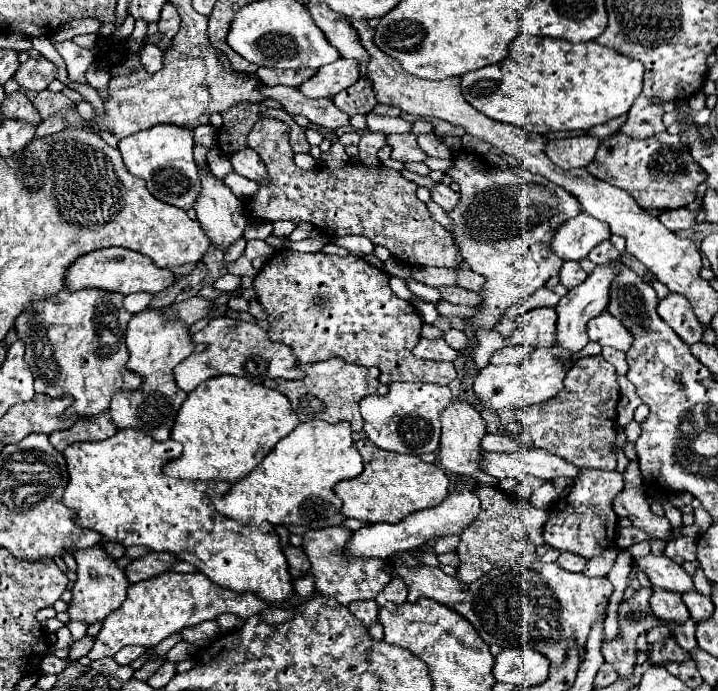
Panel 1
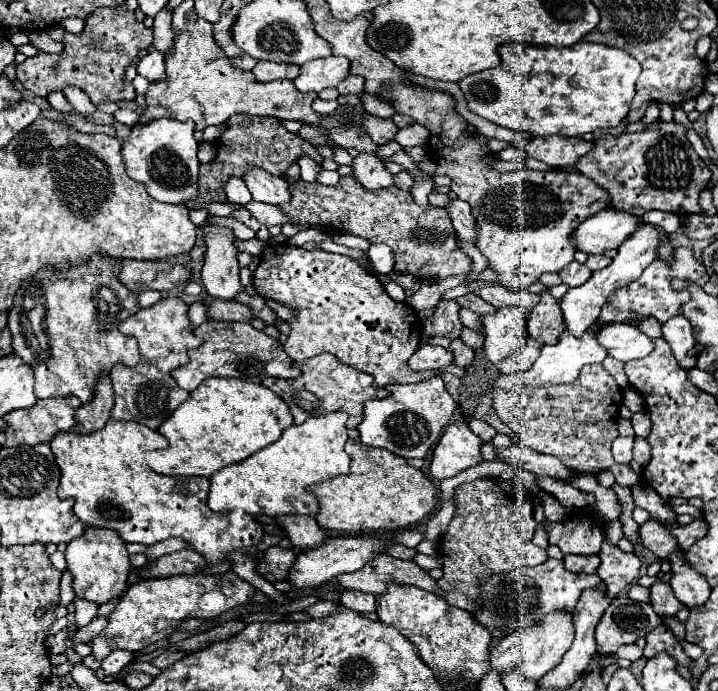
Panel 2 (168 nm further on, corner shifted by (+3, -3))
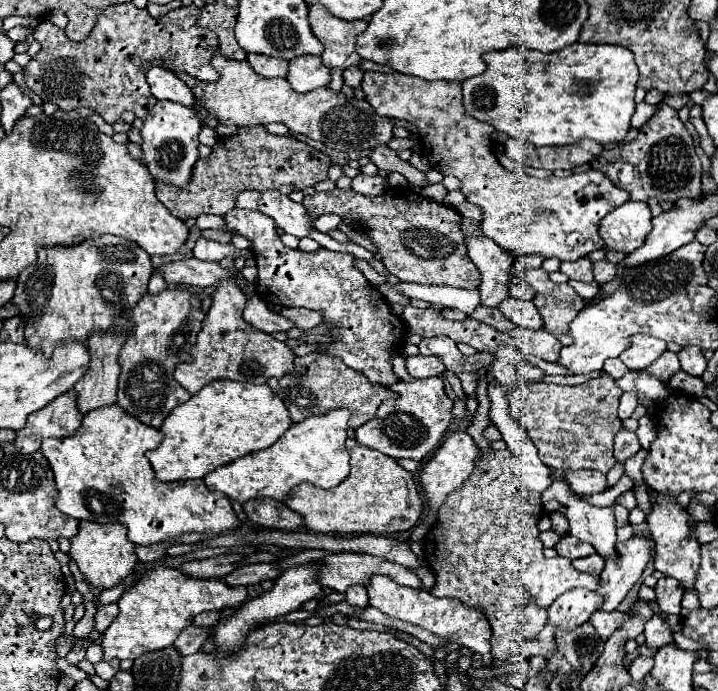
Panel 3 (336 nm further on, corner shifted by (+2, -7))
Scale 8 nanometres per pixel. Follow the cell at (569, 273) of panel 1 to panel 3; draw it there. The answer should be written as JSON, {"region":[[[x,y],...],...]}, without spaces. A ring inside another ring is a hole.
{"region":[[[583,257],[583,259],[579,259],[579,261],[561,263],[561,273],[565,273],[569,279],[575,279],[575,281],[595,283],[595,279],[593,279],[593,269],[591,269],[591,261],[589,261],[587,257]]]}

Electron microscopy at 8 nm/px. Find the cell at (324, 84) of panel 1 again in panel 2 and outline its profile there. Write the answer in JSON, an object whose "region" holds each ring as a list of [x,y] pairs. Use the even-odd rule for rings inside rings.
{"region":[[[324,57],[300,65],[300,75],[294,79],[298,91],[320,93],[326,87],[336,87],[350,71],[346,57]]]}

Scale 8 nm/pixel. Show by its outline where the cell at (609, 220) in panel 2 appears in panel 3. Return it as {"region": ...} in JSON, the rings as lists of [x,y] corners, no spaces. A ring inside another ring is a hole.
{"region":[[[627,201],[601,219],[599,233],[607,251],[631,253],[643,245],[651,229],[651,211],[647,205]]]}

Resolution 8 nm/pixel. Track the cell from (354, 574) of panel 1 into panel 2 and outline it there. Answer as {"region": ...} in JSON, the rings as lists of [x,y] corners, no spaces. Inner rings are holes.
{"region":[[[280,515],[276,521],[298,549],[312,549],[328,539],[312,515]]]}

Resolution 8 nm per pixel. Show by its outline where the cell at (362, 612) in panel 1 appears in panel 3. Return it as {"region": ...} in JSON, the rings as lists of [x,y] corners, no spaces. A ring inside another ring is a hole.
{"region":[[[353,585],[345,591],[345,601],[353,607],[367,607],[369,605],[369,597],[367,597],[367,589],[361,585]]]}

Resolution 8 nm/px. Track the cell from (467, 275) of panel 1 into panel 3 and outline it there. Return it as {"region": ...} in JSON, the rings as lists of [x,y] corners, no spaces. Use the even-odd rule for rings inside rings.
{"region":[[[509,295],[505,301],[499,303],[499,311],[519,327],[543,329],[541,315],[537,313],[537,307],[533,305],[533,301],[521,301]]]}

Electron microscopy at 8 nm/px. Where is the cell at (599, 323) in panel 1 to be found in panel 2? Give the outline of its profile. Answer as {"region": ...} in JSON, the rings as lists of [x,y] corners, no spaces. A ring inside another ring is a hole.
{"region":[[[618,323],[618,325],[604,325],[596,333],[598,341],[606,347],[608,355],[612,355],[618,361],[632,361],[642,359],[654,349],[654,341],[644,335],[638,327]]]}

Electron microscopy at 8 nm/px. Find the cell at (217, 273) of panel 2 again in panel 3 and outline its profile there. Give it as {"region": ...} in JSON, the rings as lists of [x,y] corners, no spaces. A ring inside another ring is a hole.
{"region":[[[223,279],[215,285],[213,303],[203,319],[203,327],[197,335],[197,343],[191,349],[193,363],[177,365],[175,379],[195,395],[207,383],[215,379],[233,379],[245,383],[265,383],[271,377],[283,377],[293,369],[293,351],[285,343],[277,343],[275,339],[259,329],[253,329],[249,323],[243,321],[241,313],[245,307],[245,295],[237,287],[235,281]]]}

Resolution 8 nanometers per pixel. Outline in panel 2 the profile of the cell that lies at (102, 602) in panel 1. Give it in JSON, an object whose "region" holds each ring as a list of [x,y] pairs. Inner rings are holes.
{"region":[[[86,527],[86,533],[82,537],[68,543],[66,563],[68,563],[70,573],[74,575],[76,597],[102,605],[114,597],[120,597],[128,589],[126,579],[128,579],[128,573],[132,567],[130,567],[126,543],[112,529]]]}

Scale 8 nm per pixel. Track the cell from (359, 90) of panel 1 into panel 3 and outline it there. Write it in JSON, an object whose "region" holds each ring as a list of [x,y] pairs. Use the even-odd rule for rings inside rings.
{"region":[[[353,67],[353,69],[345,69],[343,71],[343,83],[349,85],[349,87],[359,87],[363,81],[363,71],[359,67]]]}

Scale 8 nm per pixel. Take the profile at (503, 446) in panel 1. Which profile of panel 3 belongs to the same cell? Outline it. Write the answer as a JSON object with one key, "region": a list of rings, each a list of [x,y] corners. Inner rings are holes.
{"region":[[[553,469],[553,477],[561,477],[569,489],[573,489],[573,493],[577,495],[593,495],[593,493],[601,493],[607,489],[605,485],[605,473],[601,471],[593,471],[593,469],[581,469],[581,471],[555,471]]]}

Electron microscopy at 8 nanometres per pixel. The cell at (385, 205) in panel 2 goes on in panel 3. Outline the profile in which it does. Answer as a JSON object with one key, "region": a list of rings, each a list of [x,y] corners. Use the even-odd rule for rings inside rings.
{"region":[[[333,189],[303,199],[307,215],[313,219],[335,213],[341,219],[357,223],[375,243],[383,265],[399,281],[423,285],[451,285],[473,289],[481,283],[475,263],[467,257],[465,235],[461,233],[461,215],[453,207],[429,201],[413,189],[387,189],[385,195],[359,195],[353,189]]]}

